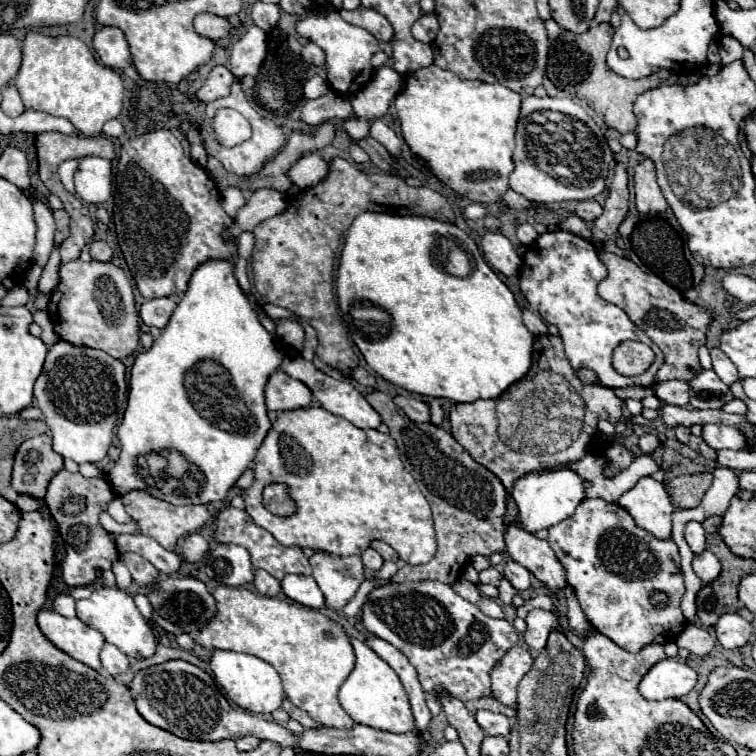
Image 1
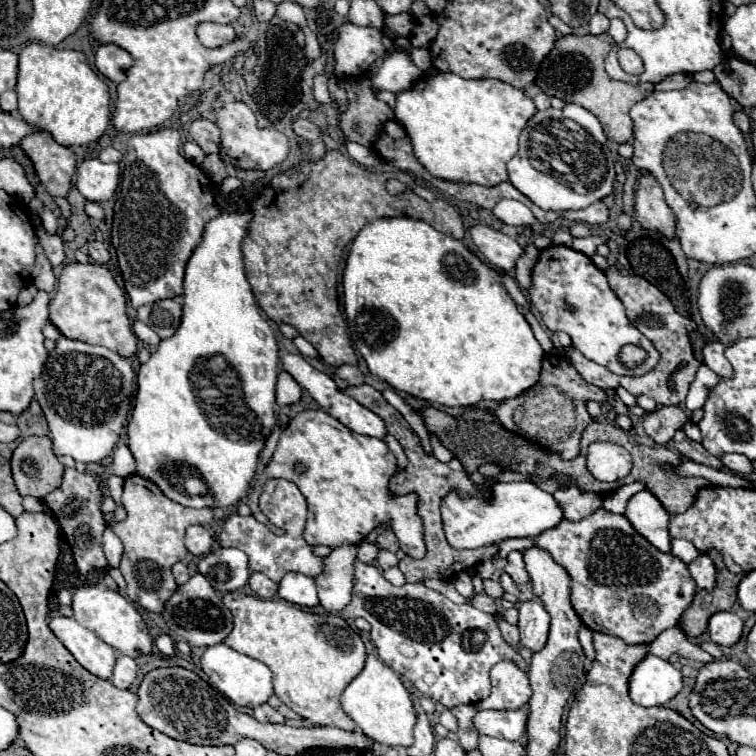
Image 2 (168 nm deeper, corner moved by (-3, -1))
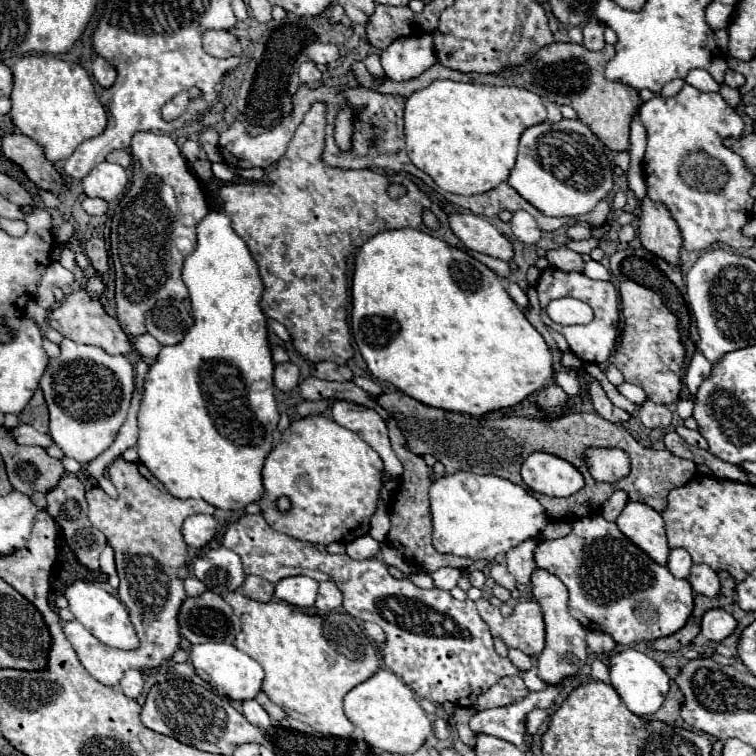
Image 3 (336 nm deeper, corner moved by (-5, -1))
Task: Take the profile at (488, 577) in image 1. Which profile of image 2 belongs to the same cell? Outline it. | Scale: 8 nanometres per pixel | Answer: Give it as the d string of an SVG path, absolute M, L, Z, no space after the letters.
M483 579L483 589L493 599L499 599L503 595L503 589L501 589L499 581L495 581L495 579Z

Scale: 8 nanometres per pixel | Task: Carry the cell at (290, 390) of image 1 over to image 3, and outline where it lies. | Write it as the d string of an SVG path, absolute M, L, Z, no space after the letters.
M277 363L275 373L273 373L275 387L281 391L291 391L293 387L299 385L299 369L293 363Z

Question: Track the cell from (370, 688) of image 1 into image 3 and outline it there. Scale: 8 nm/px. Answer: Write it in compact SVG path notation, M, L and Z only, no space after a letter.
M379 669L371 679L351 689L343 699L343 709L347 719L363 731L365 741L375 751L415 753L433 733L433 723L417 703L413 691L389 669Z

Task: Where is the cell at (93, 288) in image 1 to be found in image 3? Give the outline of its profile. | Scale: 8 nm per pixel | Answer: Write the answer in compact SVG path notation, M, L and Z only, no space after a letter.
M95 275L87 281L87 289L79 289L79 291L73 291L71 295L67 295L65 301L49 315L47 321L53 329L57 329L63 337L67 337L71 341L101 347L109 355L127 355L131 351L131 341L125 335L125 331L121 329L119 321L115 317L107 315L105 309L101 307L101 303L99 303L101 293L103 293L103 283L101 283L101 277Z

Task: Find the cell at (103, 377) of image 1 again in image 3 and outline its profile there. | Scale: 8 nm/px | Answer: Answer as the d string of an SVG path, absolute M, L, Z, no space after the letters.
M71 339L61 341L61 355L49 361L41 377L41 389L49 407L49 435L55 445L81 465L101 455L117 437L123 425L133 393L133 365L125 355L109 355L93 345L77 345Z

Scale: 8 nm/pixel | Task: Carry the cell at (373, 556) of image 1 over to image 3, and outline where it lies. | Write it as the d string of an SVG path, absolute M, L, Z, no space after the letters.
M363 535L347 543L347 555L353 559L371 559L377 551L379 551L379 543L369 535Z

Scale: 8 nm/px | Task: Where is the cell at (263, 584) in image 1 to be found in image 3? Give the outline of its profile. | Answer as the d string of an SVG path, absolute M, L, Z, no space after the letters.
M247 575L245 583L243 583L243 593L253 599L253 601L261 601L261 603L269 603L273 599L273 585L269 581L265 581L263 577L257 575Z

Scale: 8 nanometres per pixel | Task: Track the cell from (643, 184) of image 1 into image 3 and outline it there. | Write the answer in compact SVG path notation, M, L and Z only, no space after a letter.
M649 197L643 199L643 213L639 217L639 239L641 245L665 259L669 265L679 265L681 251L681 233L661 203L653 203Z

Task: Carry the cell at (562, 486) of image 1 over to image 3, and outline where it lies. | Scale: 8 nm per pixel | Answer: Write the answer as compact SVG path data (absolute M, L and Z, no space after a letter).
M453 473L437 479L429 489L431 539L439 553L451 553L473 561L495 561L499 555L533 539L549 523L543 505L521 485L495 475Z

